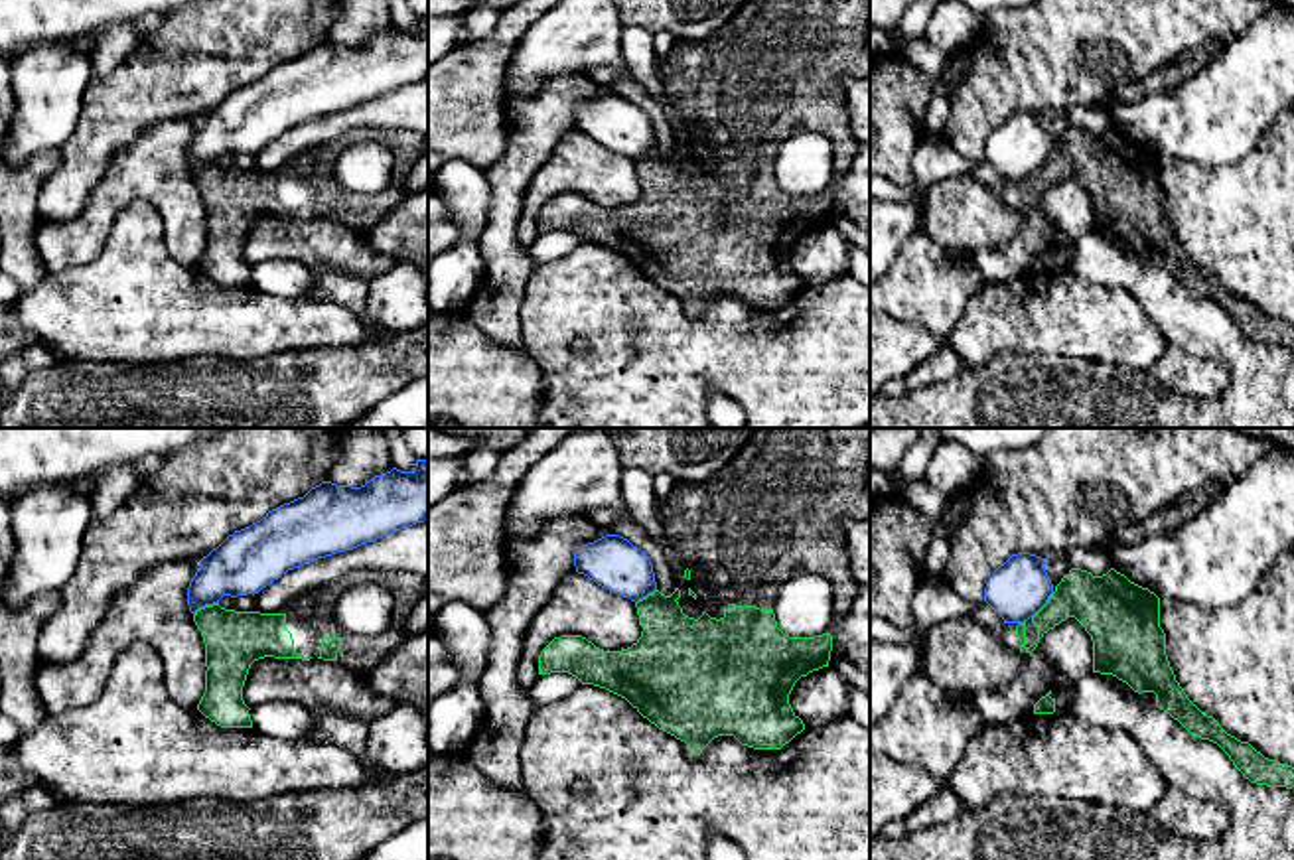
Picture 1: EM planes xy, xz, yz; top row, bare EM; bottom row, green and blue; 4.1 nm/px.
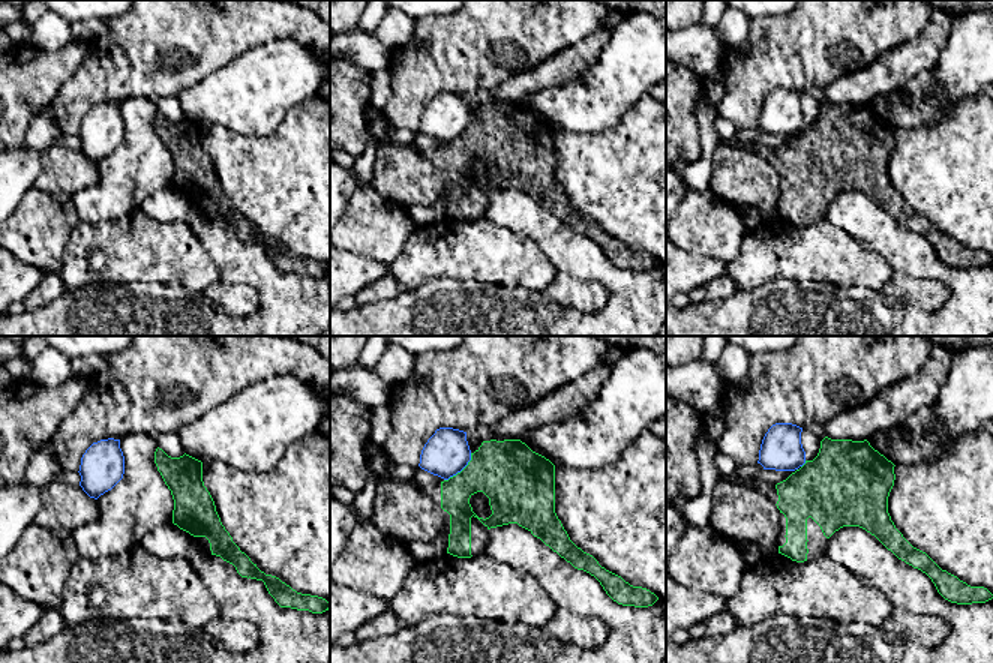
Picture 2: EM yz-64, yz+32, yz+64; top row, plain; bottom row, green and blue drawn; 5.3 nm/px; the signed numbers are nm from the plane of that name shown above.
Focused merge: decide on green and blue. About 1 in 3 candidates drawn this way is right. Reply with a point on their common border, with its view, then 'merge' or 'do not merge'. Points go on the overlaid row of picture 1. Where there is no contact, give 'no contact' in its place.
meets green in xy at (206, 606); do not merge

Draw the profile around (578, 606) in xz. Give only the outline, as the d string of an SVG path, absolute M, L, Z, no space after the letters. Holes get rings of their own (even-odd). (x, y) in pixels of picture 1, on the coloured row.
M576 572L554 590L527 629L519 667L521 686L531 688L537 682L539 655L554 637L582 635L604 651L621 651L637 643L641 631L635 602Z

